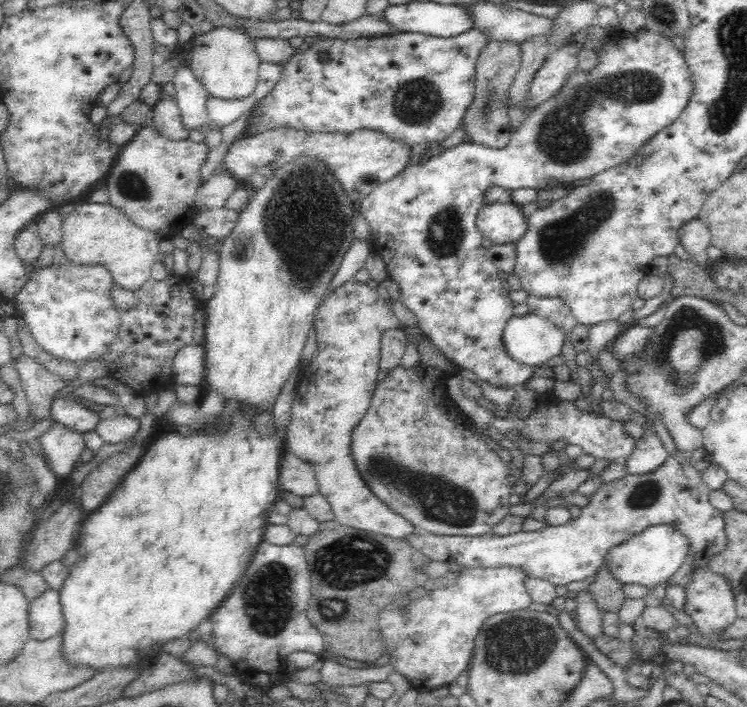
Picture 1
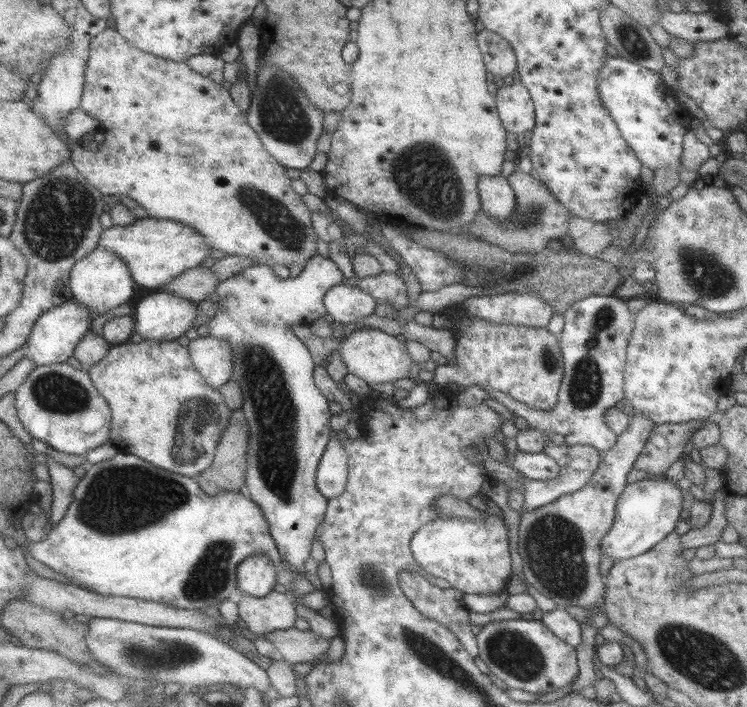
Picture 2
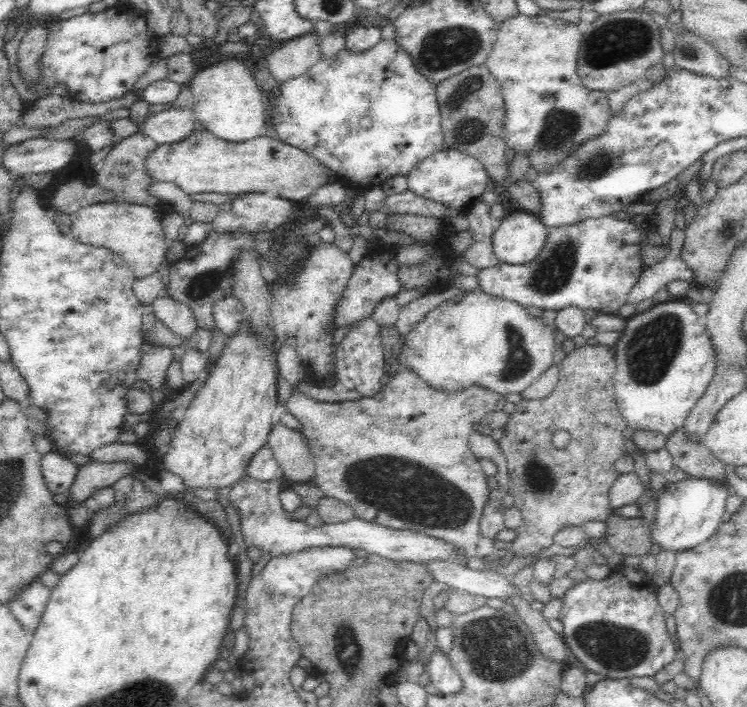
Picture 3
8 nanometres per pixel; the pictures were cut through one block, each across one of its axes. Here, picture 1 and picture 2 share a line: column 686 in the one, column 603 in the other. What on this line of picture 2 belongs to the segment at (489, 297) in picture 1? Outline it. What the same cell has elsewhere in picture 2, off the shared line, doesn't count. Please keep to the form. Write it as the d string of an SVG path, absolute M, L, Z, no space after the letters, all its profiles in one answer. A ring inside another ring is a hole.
M619 55L608 57L600 69L598 82L603 105L610 111L622 138L628 142L642 166L654 172L666 168L680 173L684 136L694 116L678 102L675 89L669 88L659 73Z

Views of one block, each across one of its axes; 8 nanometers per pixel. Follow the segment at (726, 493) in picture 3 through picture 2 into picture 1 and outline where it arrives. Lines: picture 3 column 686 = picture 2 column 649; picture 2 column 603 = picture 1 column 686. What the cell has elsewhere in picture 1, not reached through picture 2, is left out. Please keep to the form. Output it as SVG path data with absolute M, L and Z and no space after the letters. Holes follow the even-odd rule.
M658 524L645 528L638 535L613 546L607 553L603 564L612 576L622 584L641 584L652 589L663 585L680 568L689 551L687 538L671 524Z

